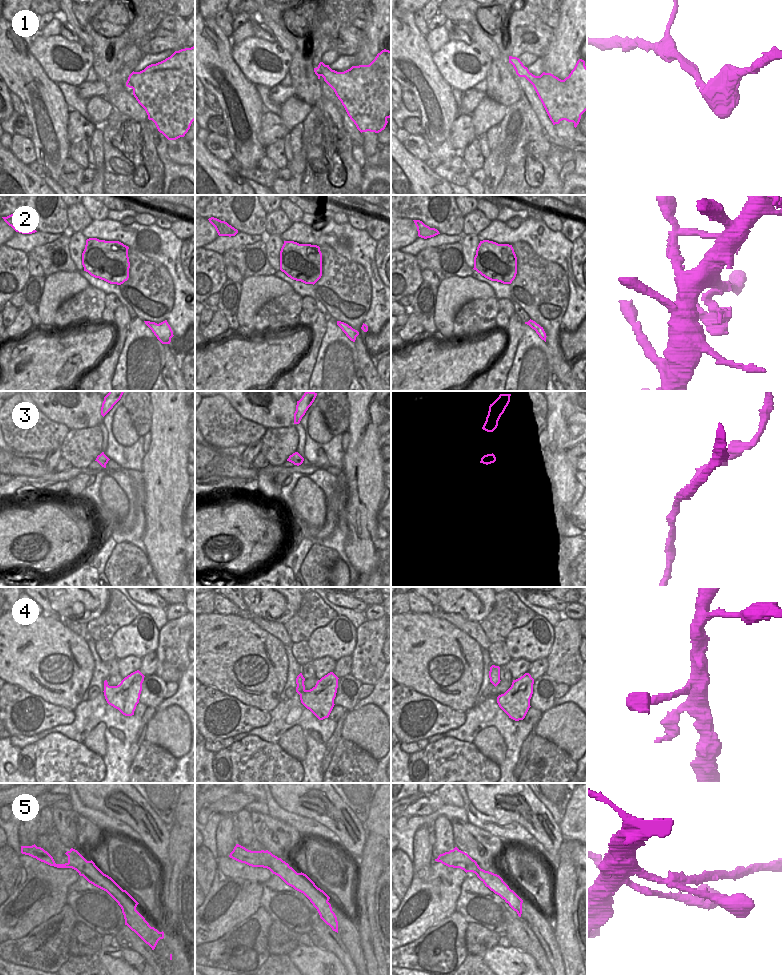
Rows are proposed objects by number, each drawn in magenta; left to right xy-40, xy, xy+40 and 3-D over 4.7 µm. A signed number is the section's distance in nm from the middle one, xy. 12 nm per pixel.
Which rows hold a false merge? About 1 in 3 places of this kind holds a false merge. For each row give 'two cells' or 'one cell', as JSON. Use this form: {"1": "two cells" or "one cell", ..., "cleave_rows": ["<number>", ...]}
{"1": "one cell", "2": "two cells", "3": "two cells", "4": "one cell", "5": "two cells", "cleave_rows": ["2", "3", "5"]}

